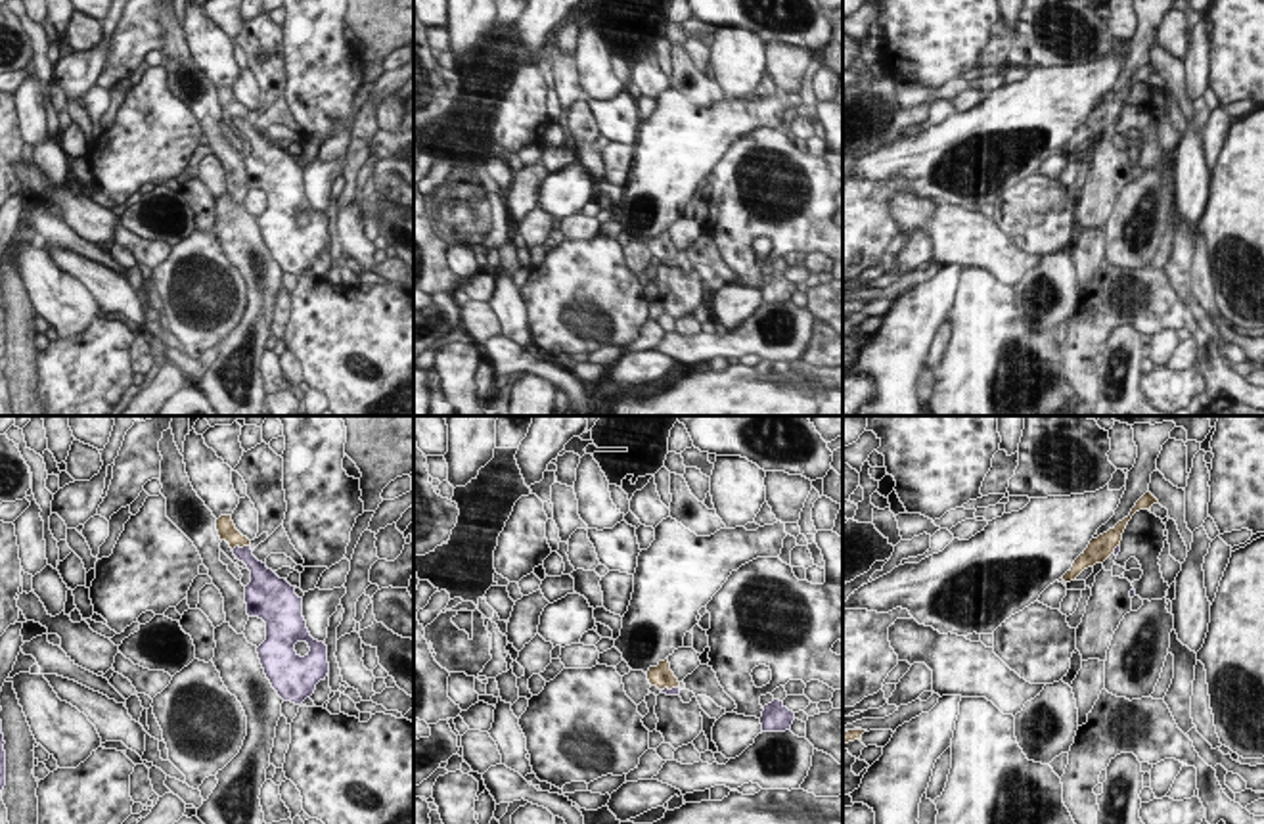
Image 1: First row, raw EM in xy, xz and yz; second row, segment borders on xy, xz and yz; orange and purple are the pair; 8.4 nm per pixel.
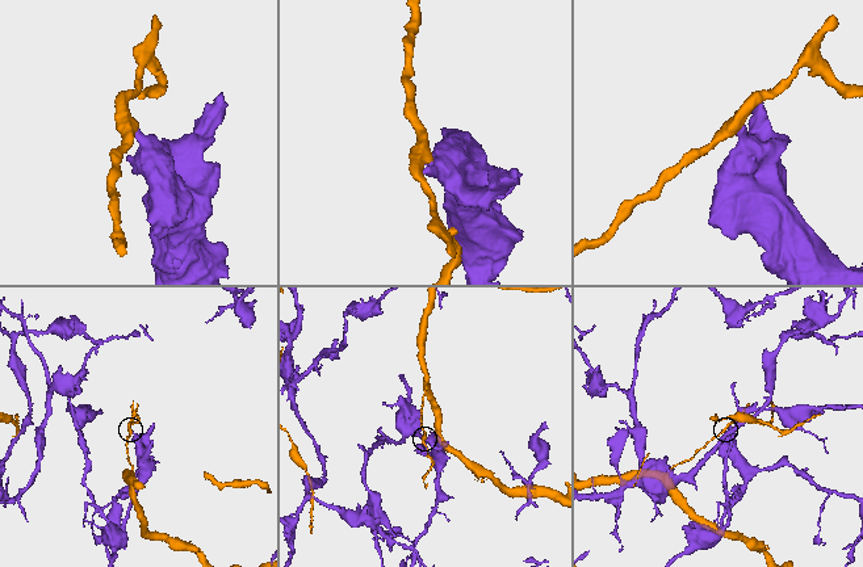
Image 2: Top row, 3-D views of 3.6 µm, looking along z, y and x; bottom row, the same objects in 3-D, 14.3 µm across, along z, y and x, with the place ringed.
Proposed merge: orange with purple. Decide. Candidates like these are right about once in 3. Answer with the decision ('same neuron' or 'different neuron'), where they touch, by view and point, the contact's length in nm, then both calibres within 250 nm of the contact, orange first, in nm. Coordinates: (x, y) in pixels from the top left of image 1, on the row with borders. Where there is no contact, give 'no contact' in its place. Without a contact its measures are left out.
different neuron; contact xy (240, 547); length 170 nm; calibres 160 and 140 nm

